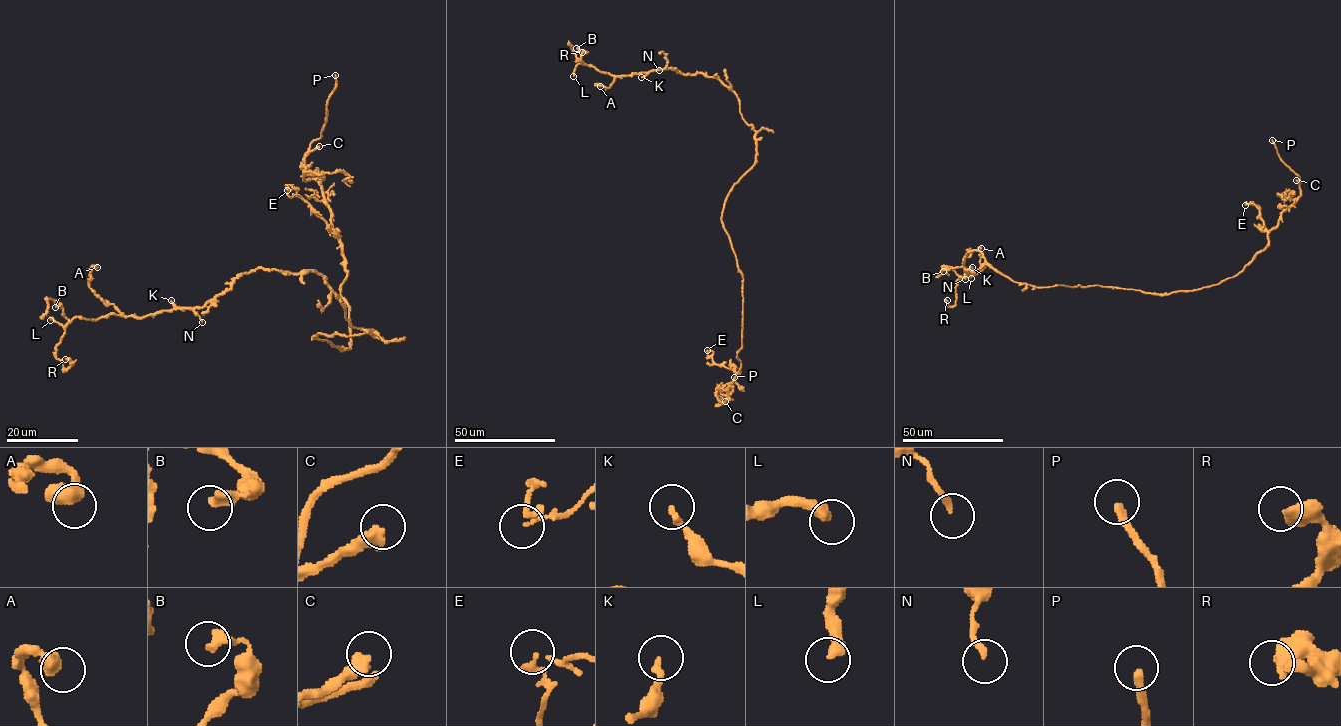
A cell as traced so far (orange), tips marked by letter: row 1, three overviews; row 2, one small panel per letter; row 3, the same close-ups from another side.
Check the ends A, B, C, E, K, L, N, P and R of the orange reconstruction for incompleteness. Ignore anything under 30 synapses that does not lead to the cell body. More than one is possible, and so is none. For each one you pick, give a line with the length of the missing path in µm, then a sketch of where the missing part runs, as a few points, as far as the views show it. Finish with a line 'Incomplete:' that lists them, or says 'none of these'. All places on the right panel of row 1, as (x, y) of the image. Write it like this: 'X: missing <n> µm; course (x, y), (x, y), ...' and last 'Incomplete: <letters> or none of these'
C: missing 50 µm; course (1296, 180), (1266, 159), (1251, 171), (1244, 191)
K: missing 35 µm; course (972, 267), (977, 260), (996, 253), (992, 251)
P: missing 15 µm; course (1272, 140), (1264, 124), (1258, 122)
Incomplete: C, K, P

